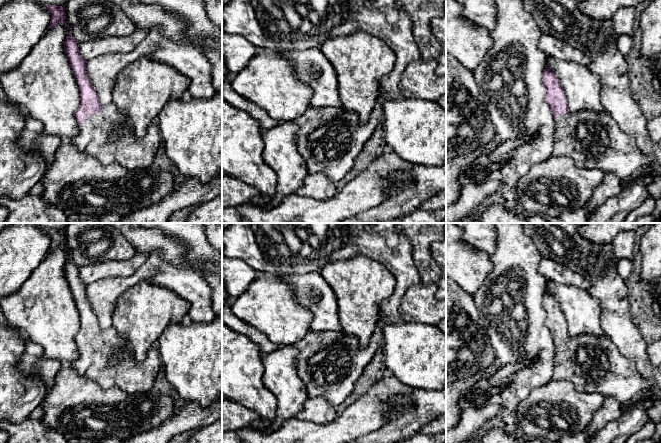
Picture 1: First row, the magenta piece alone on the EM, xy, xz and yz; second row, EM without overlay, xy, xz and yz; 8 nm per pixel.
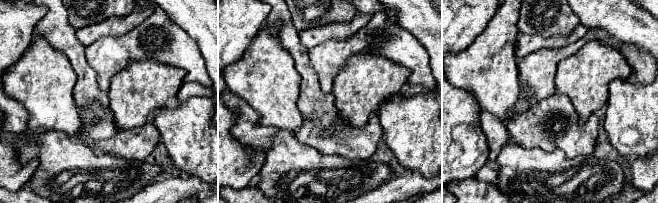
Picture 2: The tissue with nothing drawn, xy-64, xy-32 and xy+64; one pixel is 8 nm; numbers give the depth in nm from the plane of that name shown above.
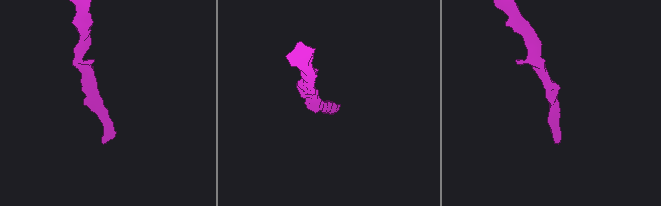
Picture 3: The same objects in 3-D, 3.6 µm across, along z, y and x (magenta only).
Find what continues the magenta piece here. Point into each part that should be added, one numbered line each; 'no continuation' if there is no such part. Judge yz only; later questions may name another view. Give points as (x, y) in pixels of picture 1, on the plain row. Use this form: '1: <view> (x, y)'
1: yz (593, 364)

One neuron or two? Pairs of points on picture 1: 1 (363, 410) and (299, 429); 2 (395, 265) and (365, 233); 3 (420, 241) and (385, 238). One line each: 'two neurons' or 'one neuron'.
1: one neuron
2: one neuron
3: two neurons

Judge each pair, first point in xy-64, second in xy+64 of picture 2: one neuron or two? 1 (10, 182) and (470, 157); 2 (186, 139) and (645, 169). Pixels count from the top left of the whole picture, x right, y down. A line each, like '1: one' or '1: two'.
1: one
2: two

